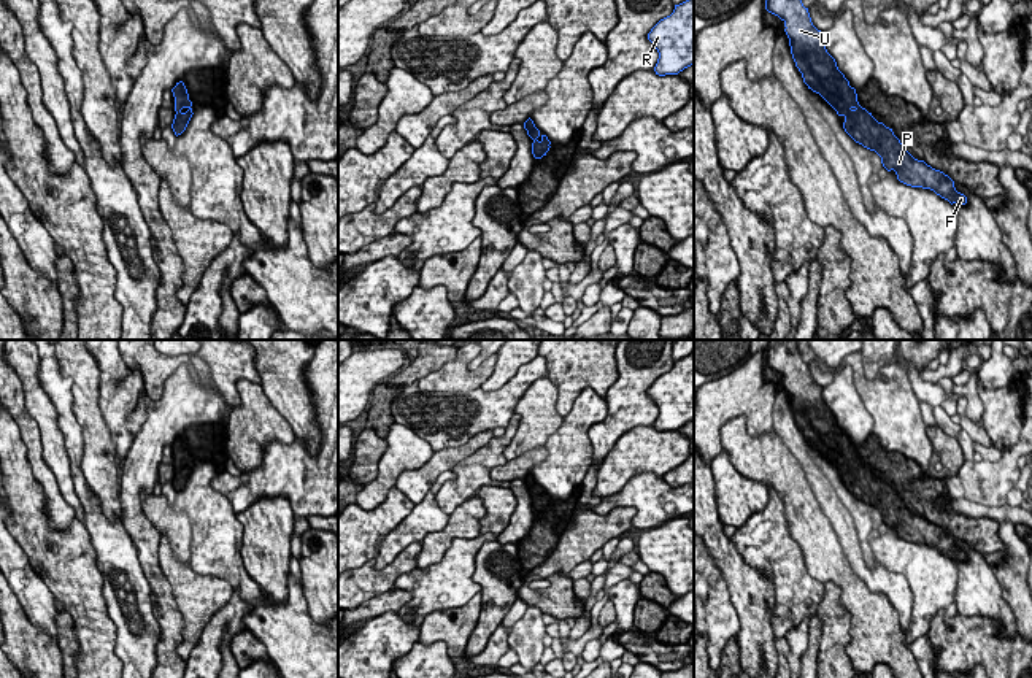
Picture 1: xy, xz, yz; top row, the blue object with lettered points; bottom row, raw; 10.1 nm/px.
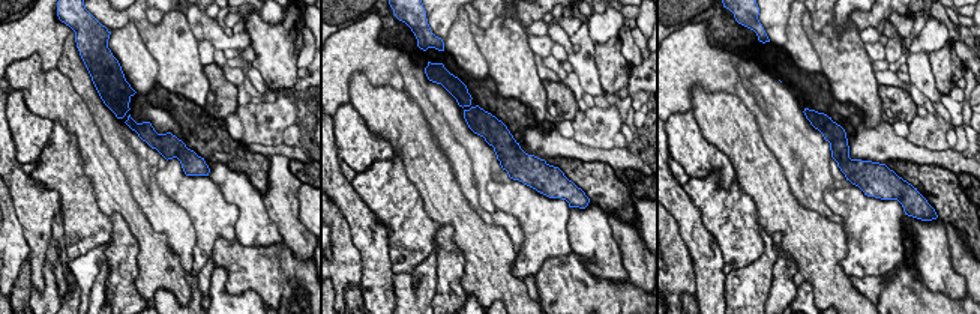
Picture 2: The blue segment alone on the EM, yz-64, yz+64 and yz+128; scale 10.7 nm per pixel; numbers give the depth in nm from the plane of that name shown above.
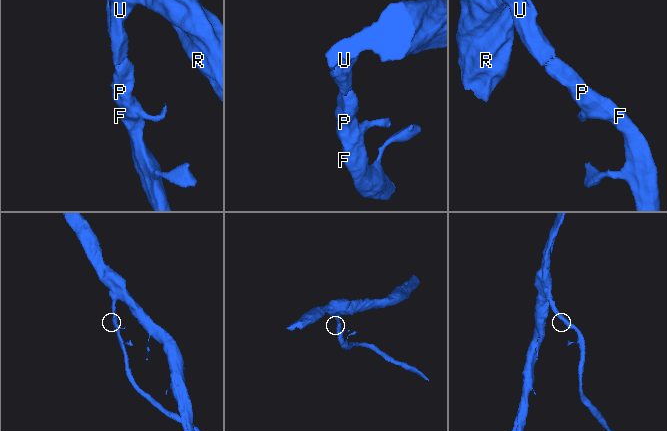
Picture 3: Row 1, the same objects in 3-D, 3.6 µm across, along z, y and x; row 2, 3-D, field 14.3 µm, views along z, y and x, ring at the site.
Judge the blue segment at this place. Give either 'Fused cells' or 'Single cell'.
Single cell

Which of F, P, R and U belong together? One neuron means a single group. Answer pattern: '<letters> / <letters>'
F P R U

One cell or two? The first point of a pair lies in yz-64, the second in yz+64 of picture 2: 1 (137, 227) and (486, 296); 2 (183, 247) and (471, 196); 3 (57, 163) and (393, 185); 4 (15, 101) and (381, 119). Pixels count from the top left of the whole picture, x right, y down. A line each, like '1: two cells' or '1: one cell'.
1: one cell
2: one cell
3: one cell
4: two cells

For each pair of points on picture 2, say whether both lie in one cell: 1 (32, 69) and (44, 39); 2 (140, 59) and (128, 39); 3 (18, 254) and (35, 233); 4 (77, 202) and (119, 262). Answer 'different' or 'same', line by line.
1: different
2: same
3: different
4: different

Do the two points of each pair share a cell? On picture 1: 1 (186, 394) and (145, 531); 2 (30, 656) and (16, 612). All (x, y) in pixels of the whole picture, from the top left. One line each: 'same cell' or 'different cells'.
1: same cell
2: same cell

